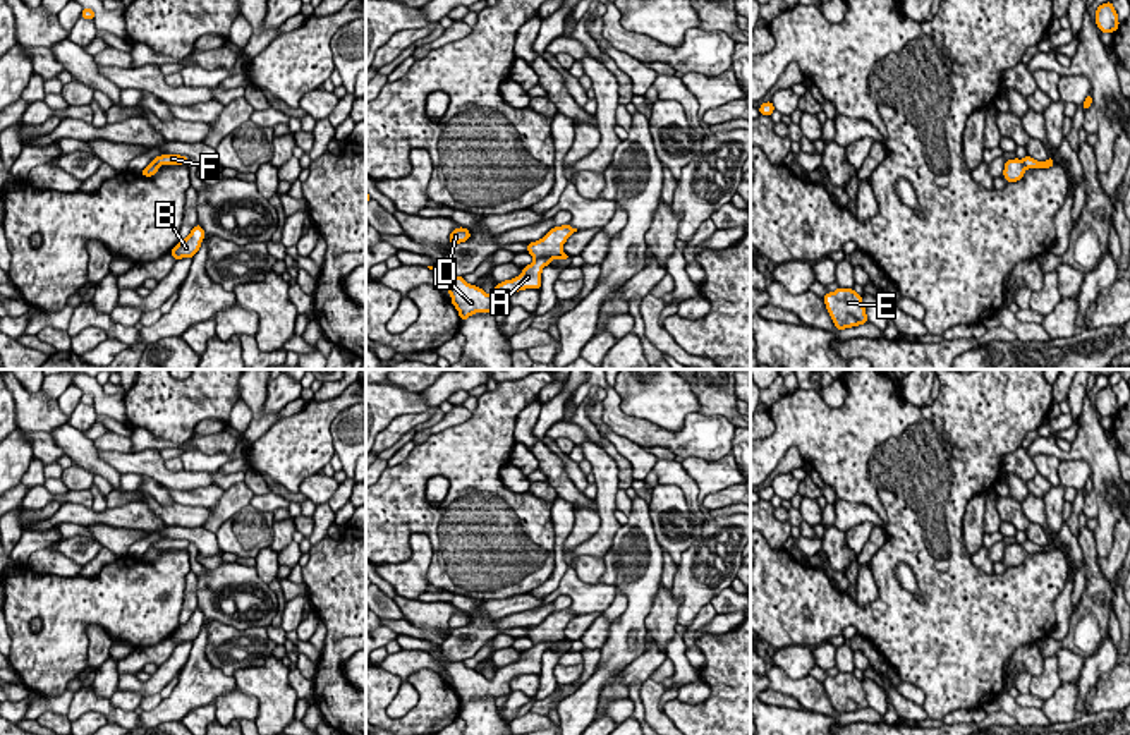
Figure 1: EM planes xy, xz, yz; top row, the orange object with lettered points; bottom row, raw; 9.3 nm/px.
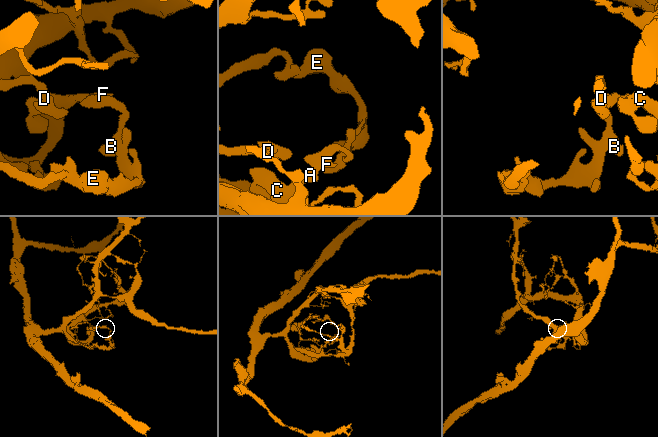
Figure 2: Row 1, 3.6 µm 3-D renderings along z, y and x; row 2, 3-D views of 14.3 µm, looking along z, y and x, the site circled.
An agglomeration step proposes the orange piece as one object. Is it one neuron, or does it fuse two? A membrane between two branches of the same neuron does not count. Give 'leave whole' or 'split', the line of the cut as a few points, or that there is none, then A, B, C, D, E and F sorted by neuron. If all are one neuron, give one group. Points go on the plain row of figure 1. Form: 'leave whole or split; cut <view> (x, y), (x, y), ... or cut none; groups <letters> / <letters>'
split; cut xz (564, 637), (534, 644); groups A C D F / B E

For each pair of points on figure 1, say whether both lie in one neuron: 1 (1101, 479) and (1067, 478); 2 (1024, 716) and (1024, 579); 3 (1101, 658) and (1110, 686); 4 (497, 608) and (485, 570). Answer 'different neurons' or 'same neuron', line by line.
1: different neurons
2: different neurons
3: different neurons
4: different neurons

